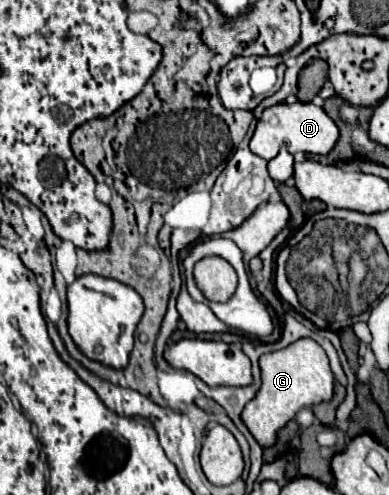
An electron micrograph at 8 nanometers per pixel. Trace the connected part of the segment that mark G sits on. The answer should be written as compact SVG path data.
M298 339L280 351L262 355L260 369L262 369L262 387L256 399L252 399L244 407L242 421L262 447L272 447L278 439L276 431L286 427L286 423L294 419L300 409L332 399L334 373L330 369L324 349L312 339Z

